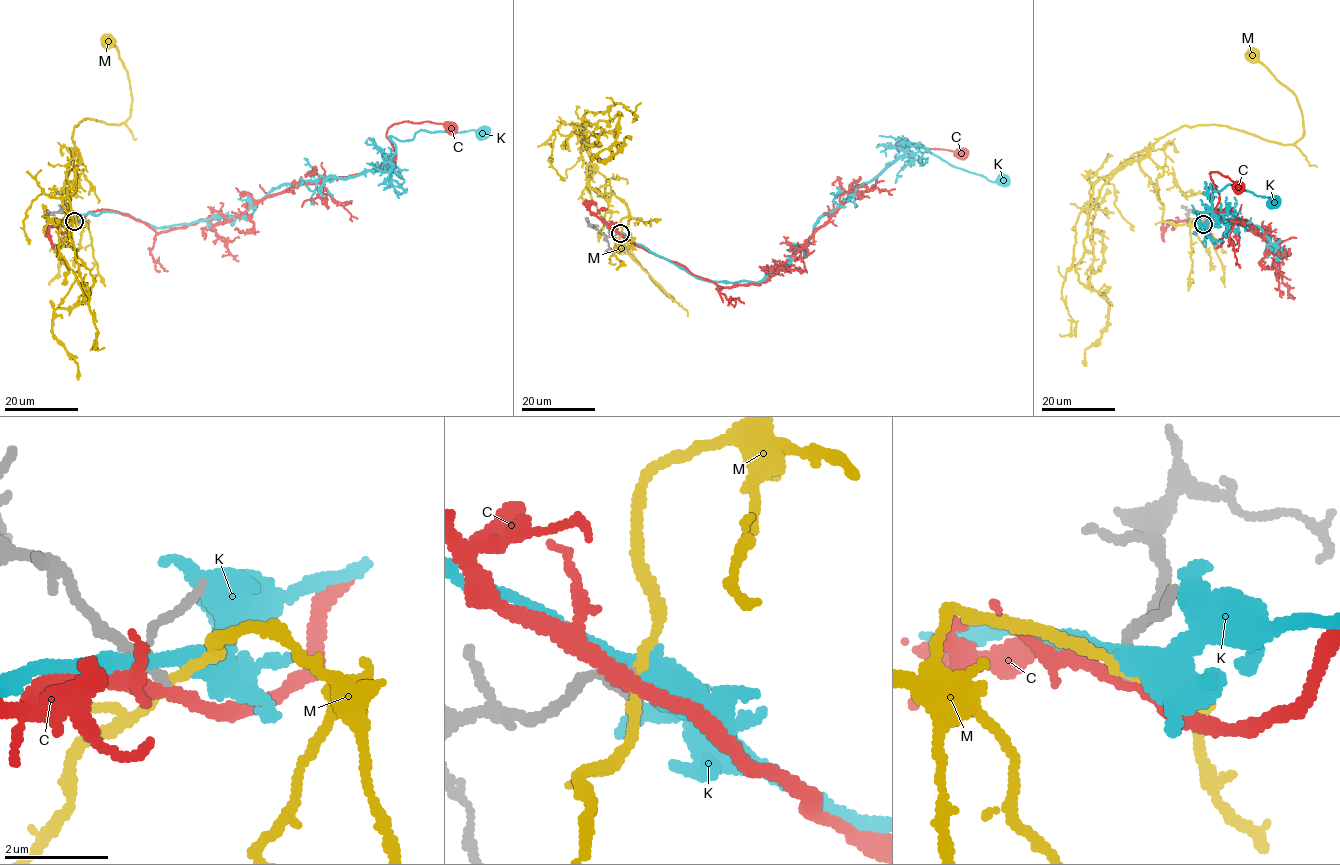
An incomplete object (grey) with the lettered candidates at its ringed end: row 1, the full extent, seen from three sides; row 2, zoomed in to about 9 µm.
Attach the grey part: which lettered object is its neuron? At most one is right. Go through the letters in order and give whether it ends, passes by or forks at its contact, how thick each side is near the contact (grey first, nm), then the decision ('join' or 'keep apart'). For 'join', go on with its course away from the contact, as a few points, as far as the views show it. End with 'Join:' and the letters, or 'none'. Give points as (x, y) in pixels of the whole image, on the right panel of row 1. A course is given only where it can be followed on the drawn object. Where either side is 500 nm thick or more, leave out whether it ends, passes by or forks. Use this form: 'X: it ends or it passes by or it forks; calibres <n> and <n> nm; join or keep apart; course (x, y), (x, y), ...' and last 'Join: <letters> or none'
C: it passes by; calibres 150 and 280 nm; keep apart
K: it passes by; calibres 180 and 320 nm; keep apart
M: it passes by; calibres 140 and 180 nm; keep apart
Join: none

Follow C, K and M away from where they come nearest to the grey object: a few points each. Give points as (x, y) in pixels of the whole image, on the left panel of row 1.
C: (73, 221), (112, 210), (158, 233), (225, 222), (303, 183), (389, 165), (391, 126), (450, 126)
K: (73, 220), (113, 211), (157, 227), (235, 217), (282, 184), (382, 169), (395, 151), (391, 136), (483, 133)
M: (74, 221), (89, 223), (62, 197), (79, 155), (75, 125), (131, 113), (128, 74), (105, 41)

